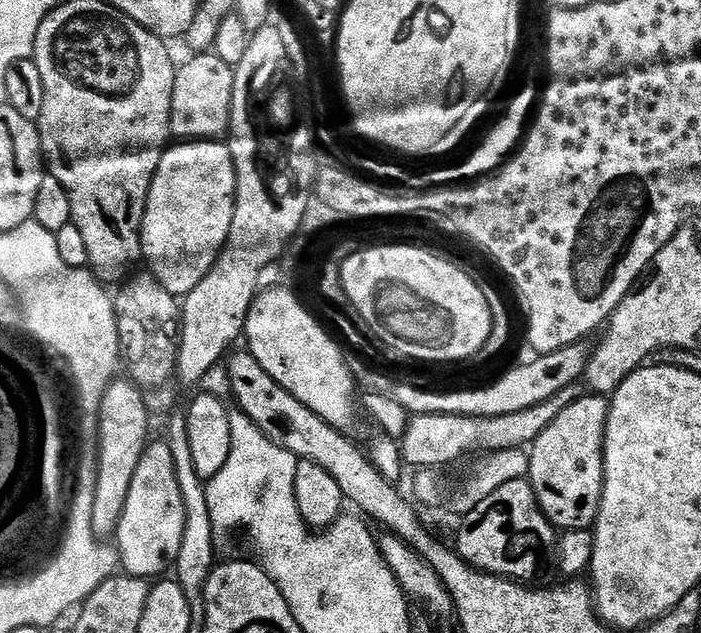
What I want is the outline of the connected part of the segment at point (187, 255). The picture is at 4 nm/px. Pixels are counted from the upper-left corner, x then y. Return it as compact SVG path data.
M176 142L165 151L150 186L140 250L147 271L170 295L186 297L206 278L228 240L235 201L236 171L227 143Z

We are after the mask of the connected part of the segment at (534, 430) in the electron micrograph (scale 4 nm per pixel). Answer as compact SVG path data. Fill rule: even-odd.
M577 382L564 387L553 398L543 404L531 407L530 410L516 411L514 414L498 415L496 417L474 418L458 415L420 415L411 417L408 427L400 439L401 455L405 465L415 469L436 470L438 466L450 464L468 452L484 451L484 454L504 450L515 450L527 447L536 440L542 432L562 414L566 407L582 399L588 394L585 383Z

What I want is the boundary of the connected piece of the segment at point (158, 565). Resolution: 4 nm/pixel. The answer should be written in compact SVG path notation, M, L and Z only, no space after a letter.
M137 475L136 480L130 482L126 510L120 519L120 527L114 533L114 544L118 549L119 563L127 575L145 578L157 575L160 578L165 575L164 564L169 565L178 558L187 514L176 476L169 475L168 481L164 481L156 476L144 475Z

